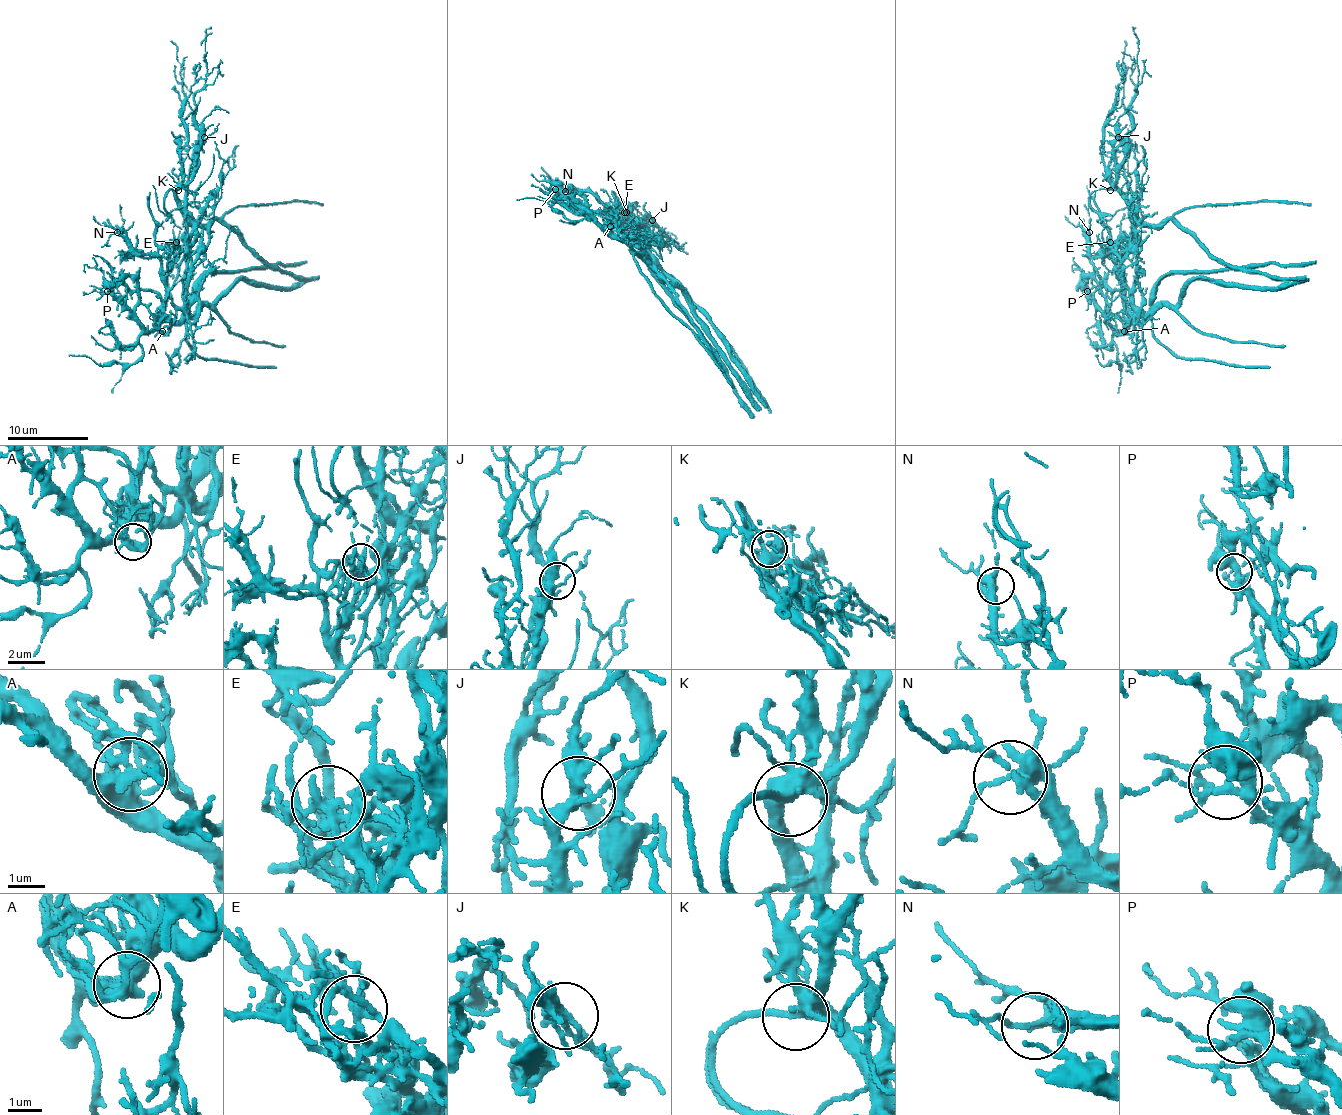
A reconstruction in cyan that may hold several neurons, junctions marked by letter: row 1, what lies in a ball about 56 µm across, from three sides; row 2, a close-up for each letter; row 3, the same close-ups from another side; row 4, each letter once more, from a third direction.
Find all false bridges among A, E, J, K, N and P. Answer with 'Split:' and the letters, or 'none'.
Split: A, E

